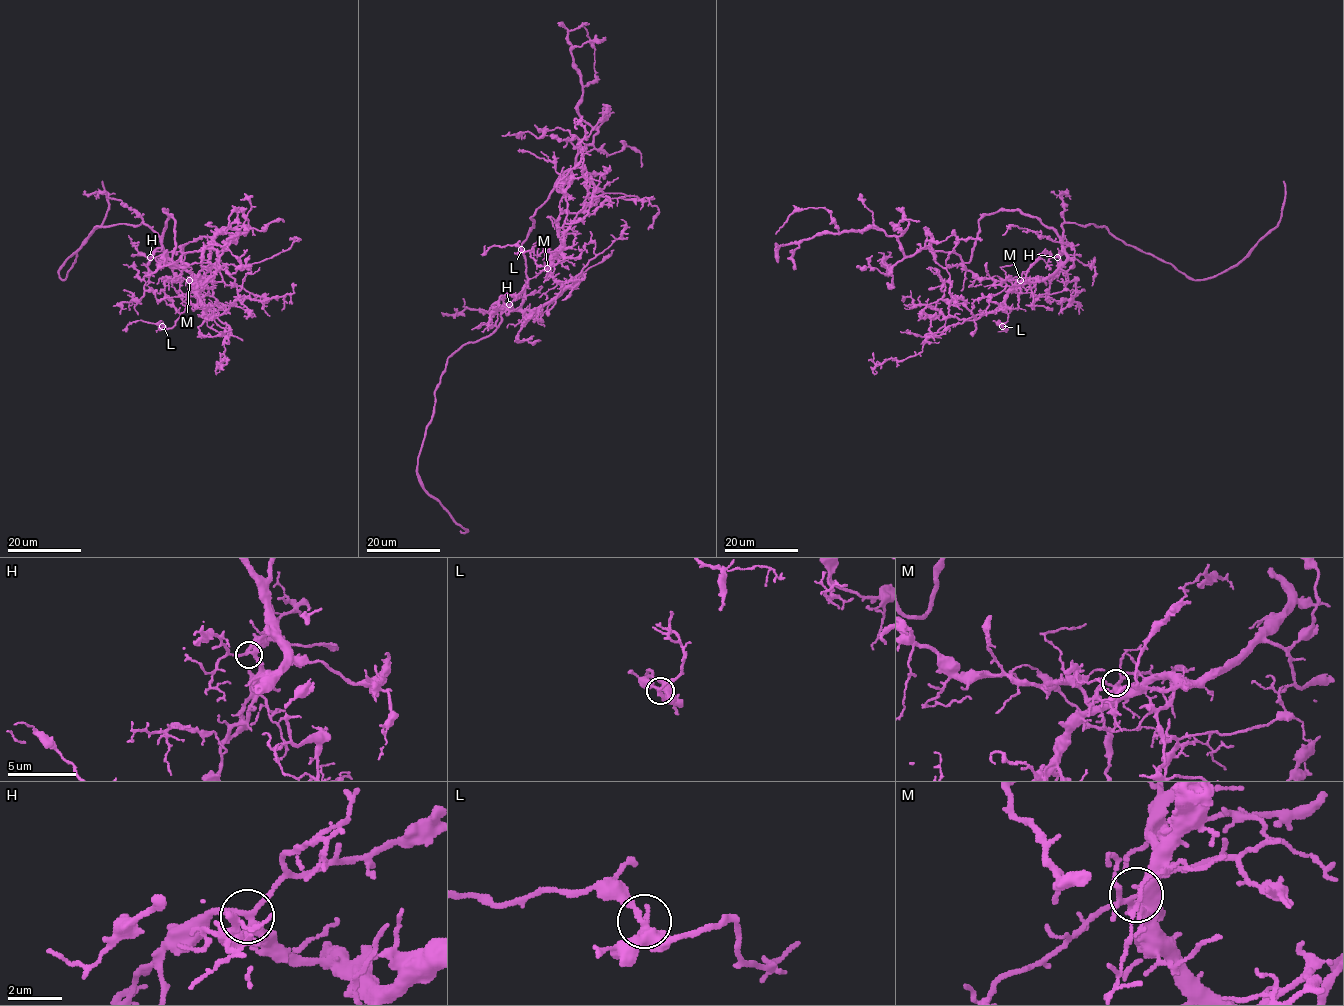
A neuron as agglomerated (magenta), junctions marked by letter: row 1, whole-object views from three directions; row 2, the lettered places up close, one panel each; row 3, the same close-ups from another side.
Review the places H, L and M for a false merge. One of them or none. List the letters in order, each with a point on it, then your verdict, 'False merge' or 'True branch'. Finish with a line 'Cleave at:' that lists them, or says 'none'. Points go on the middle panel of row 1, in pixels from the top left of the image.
H: Place: (509, 304). True branch
L: Place: (521, 249). True branch
M: Place: (547, 268). True branch
Cleave at: none

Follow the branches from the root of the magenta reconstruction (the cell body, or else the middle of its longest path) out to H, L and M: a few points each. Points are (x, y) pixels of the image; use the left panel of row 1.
H: (165, 222), (161, 246), (150, 257)
L: (165, 222), (165, 254), (203, 279), (192, 283), (198, 303), (189, 304), (170, 328), (162, 325)
M: (165, 222), (162, 237), (165, 254), (203, 279), (189, 280)

